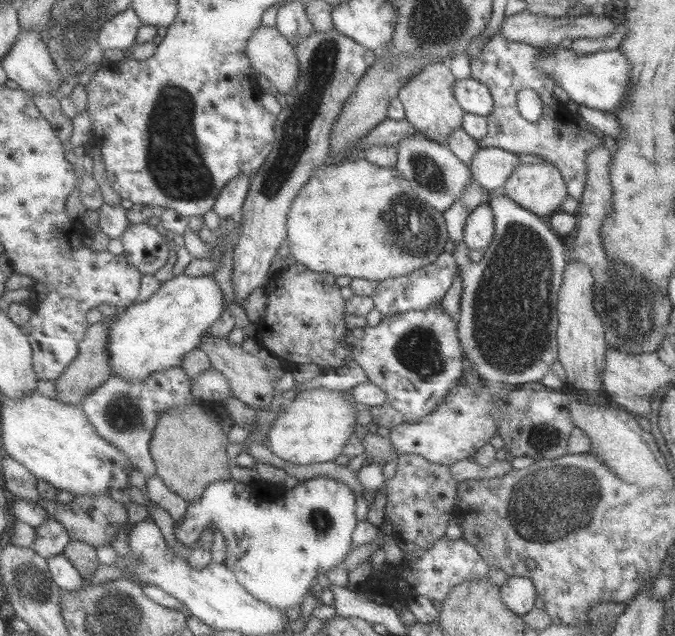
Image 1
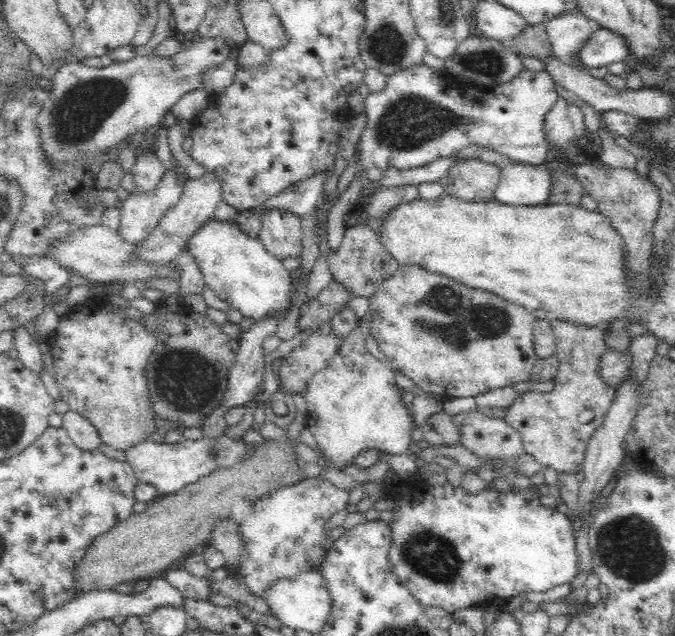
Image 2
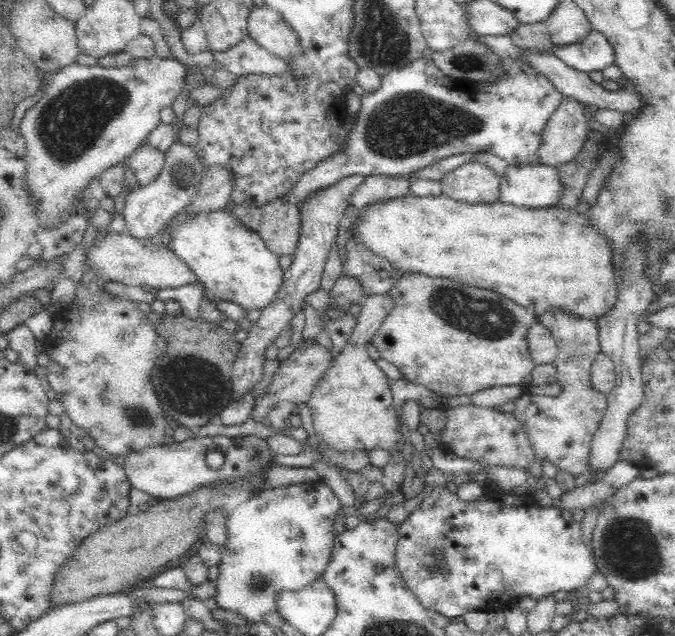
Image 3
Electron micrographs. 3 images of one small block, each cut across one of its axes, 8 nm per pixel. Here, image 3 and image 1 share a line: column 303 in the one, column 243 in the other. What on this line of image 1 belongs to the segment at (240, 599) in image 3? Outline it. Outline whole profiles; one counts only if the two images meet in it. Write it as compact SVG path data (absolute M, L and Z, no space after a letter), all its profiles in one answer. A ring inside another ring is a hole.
M327 477L301 481L295 488L262 481L249 484L235 479L217 481L210 484L201 500L189 502L185 516L175 528L175 539L185 546L195 546L201 534L215 523L225 535L228 544L226 564L237 576L239 584L269 606L286 611L301 605L309 588L316 588L317 576L327 574L347 559L359 522L355 514L355 500L357 494L349 485Z

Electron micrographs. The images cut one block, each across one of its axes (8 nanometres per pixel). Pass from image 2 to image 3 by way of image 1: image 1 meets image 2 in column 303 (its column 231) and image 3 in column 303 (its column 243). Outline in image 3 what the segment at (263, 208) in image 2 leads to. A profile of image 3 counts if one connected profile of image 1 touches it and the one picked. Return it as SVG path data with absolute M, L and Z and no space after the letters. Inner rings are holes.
M420 57L404 68L385 74L380 88L363 94L361 110L352 129L348 132L345 145L331 158L311 171L305 172L300 180L280 199L292 204L298 210L318 191L336 184L341 178L360 174L362 176L386 175L398 177L414 172L443 159L460 153L492 152L503 158L509 165L538 165L539 148L543 128L550 115L561 104L563 94L536 68L522 58L503 57L507 75L501 76L494 83L477 83L468 79L457 80L446 76L428 57Z

